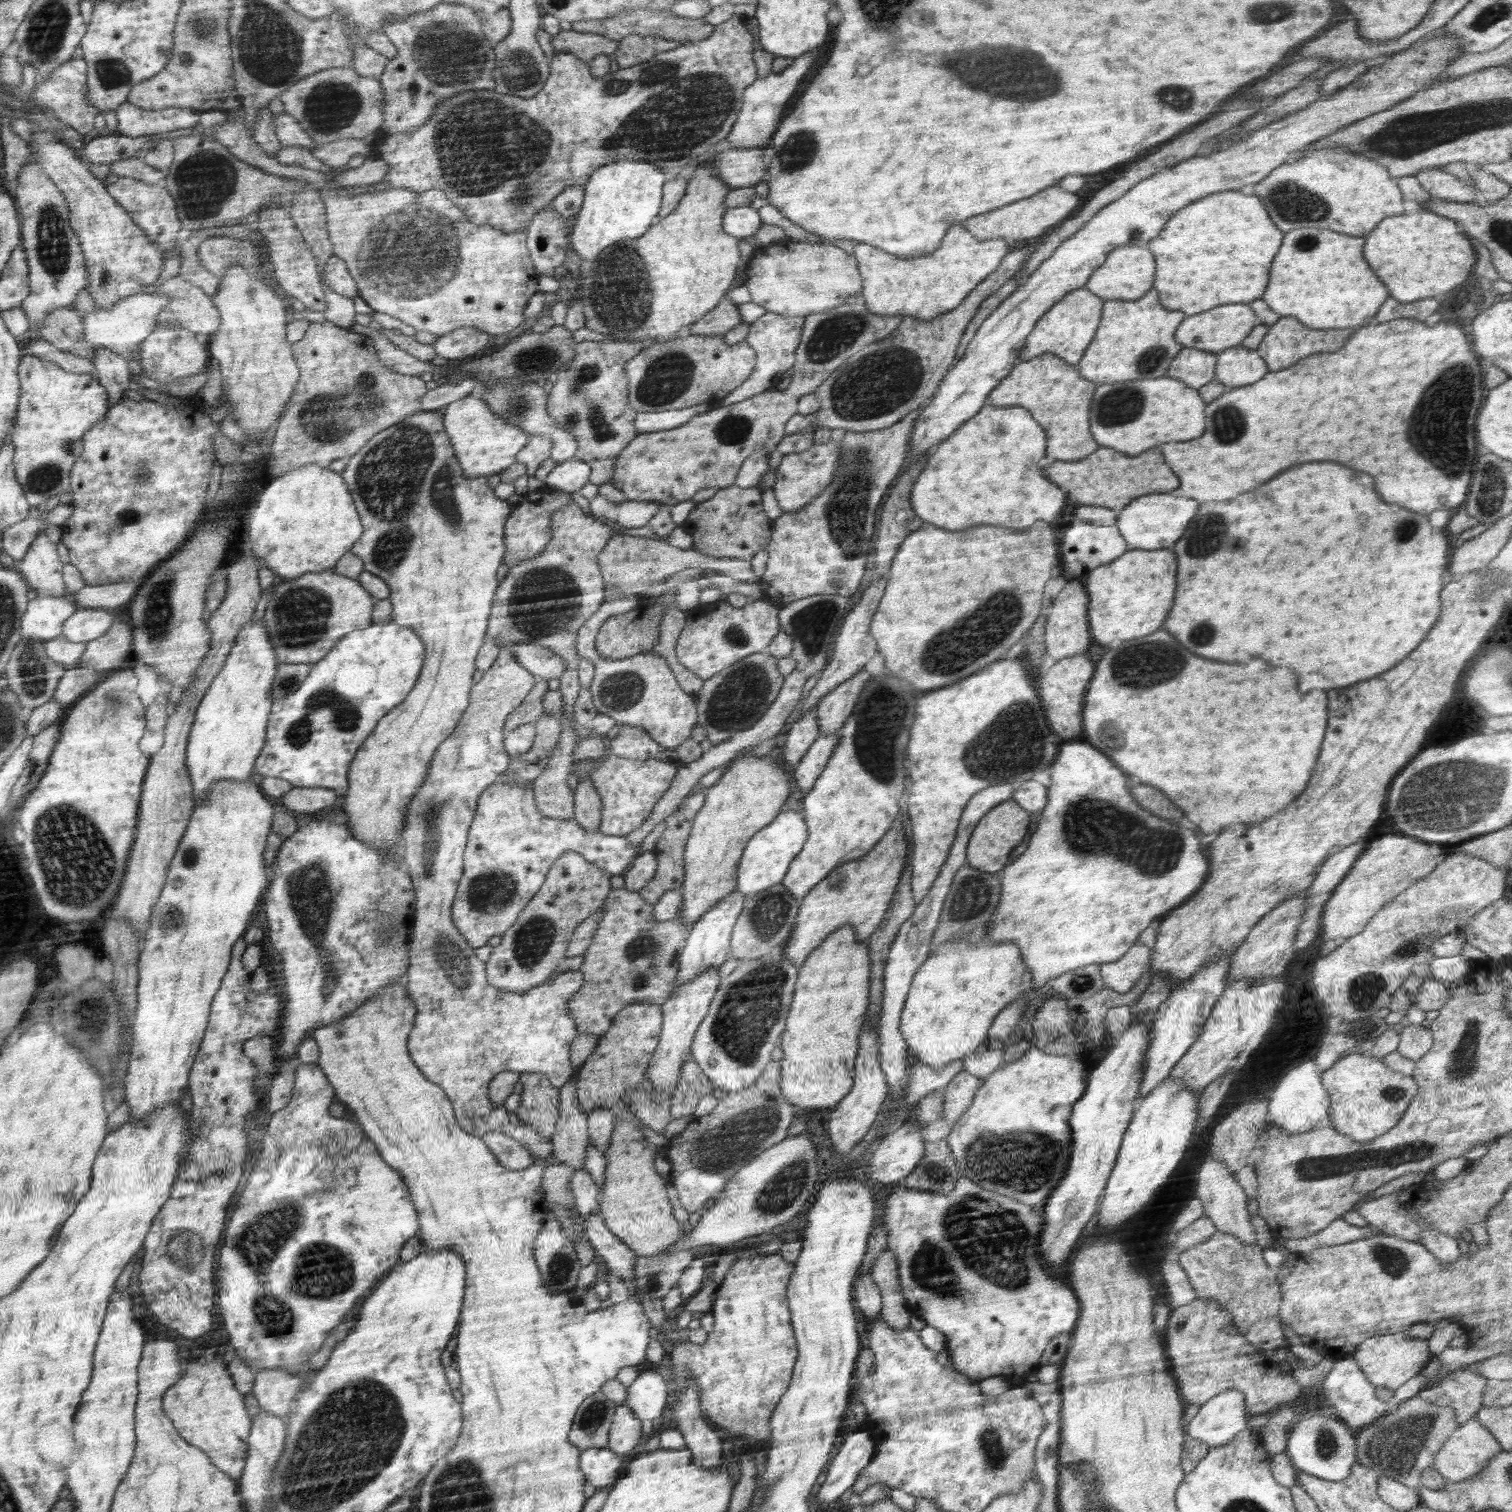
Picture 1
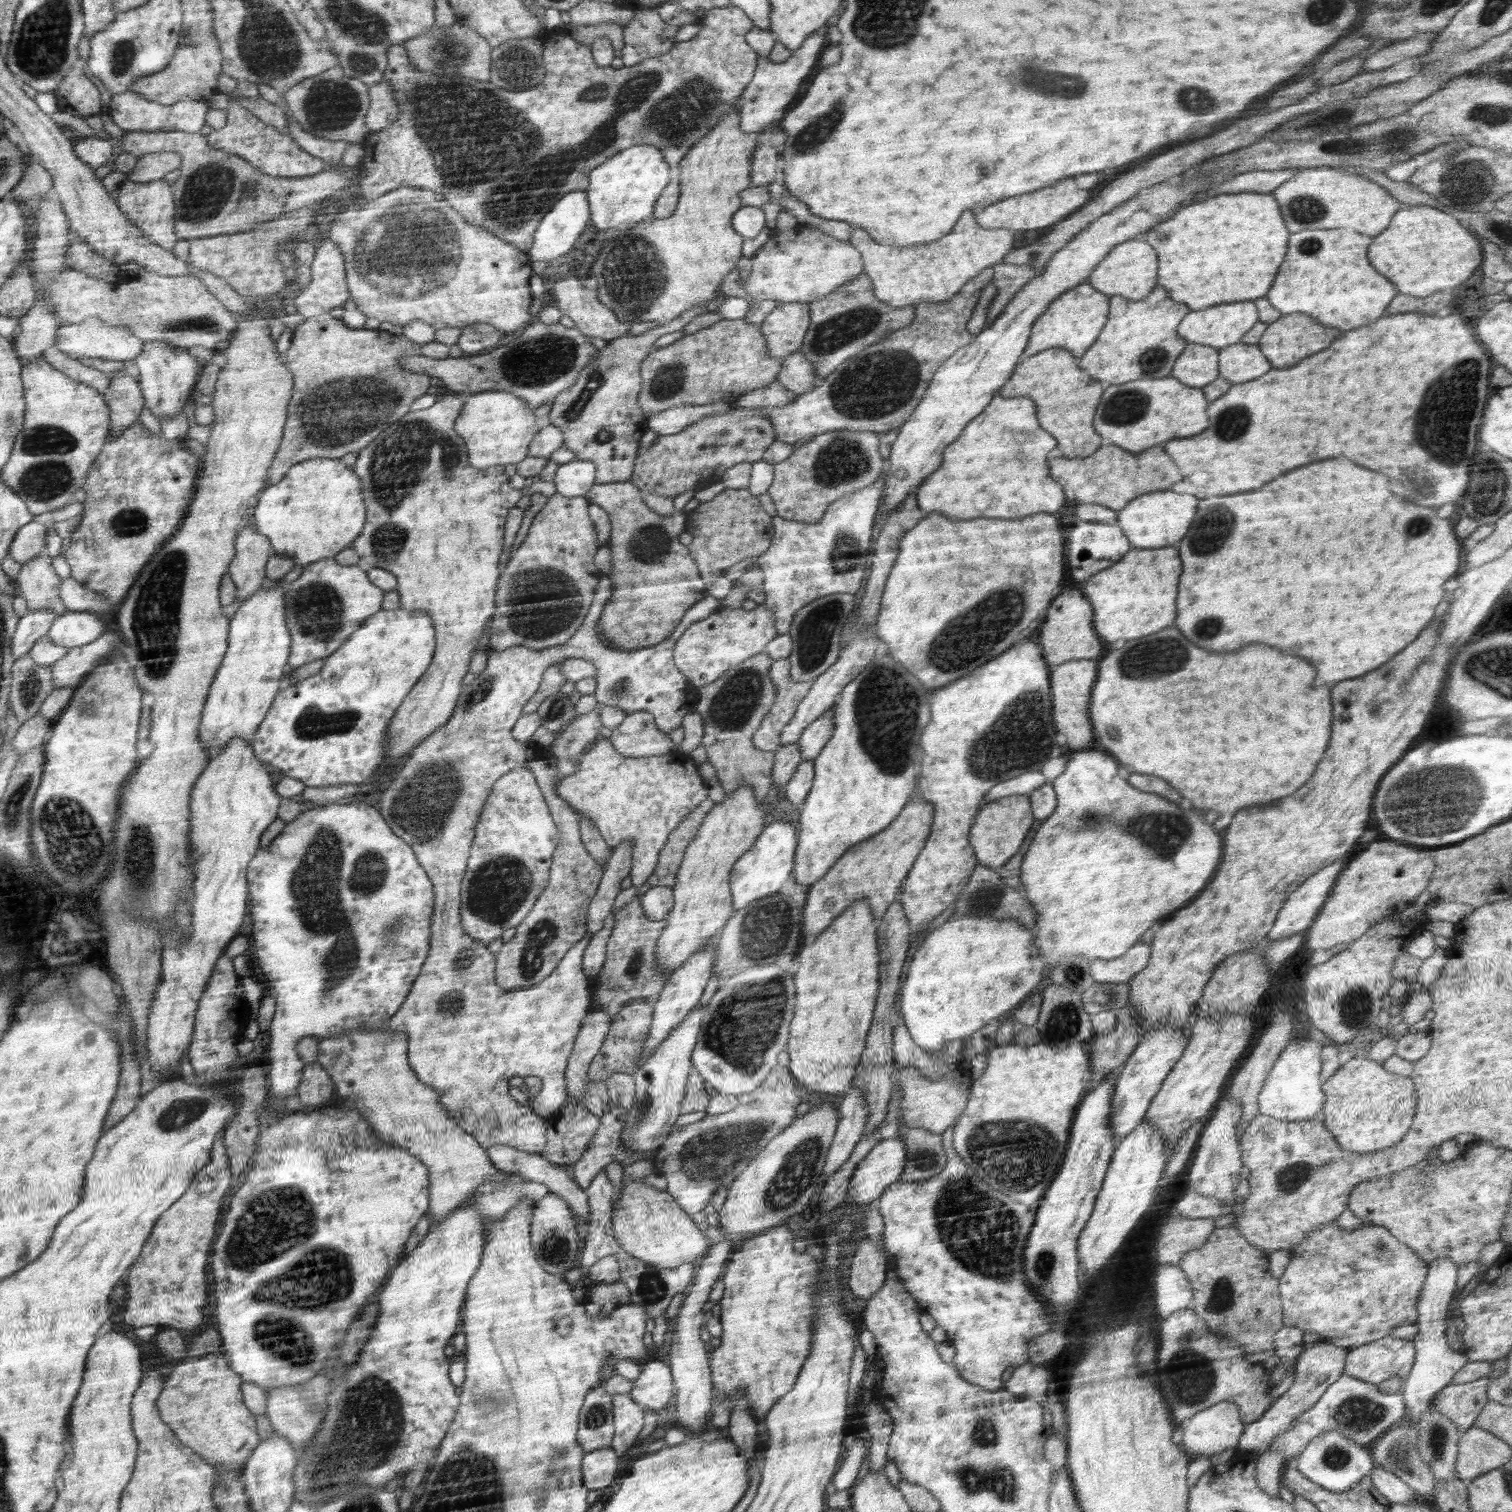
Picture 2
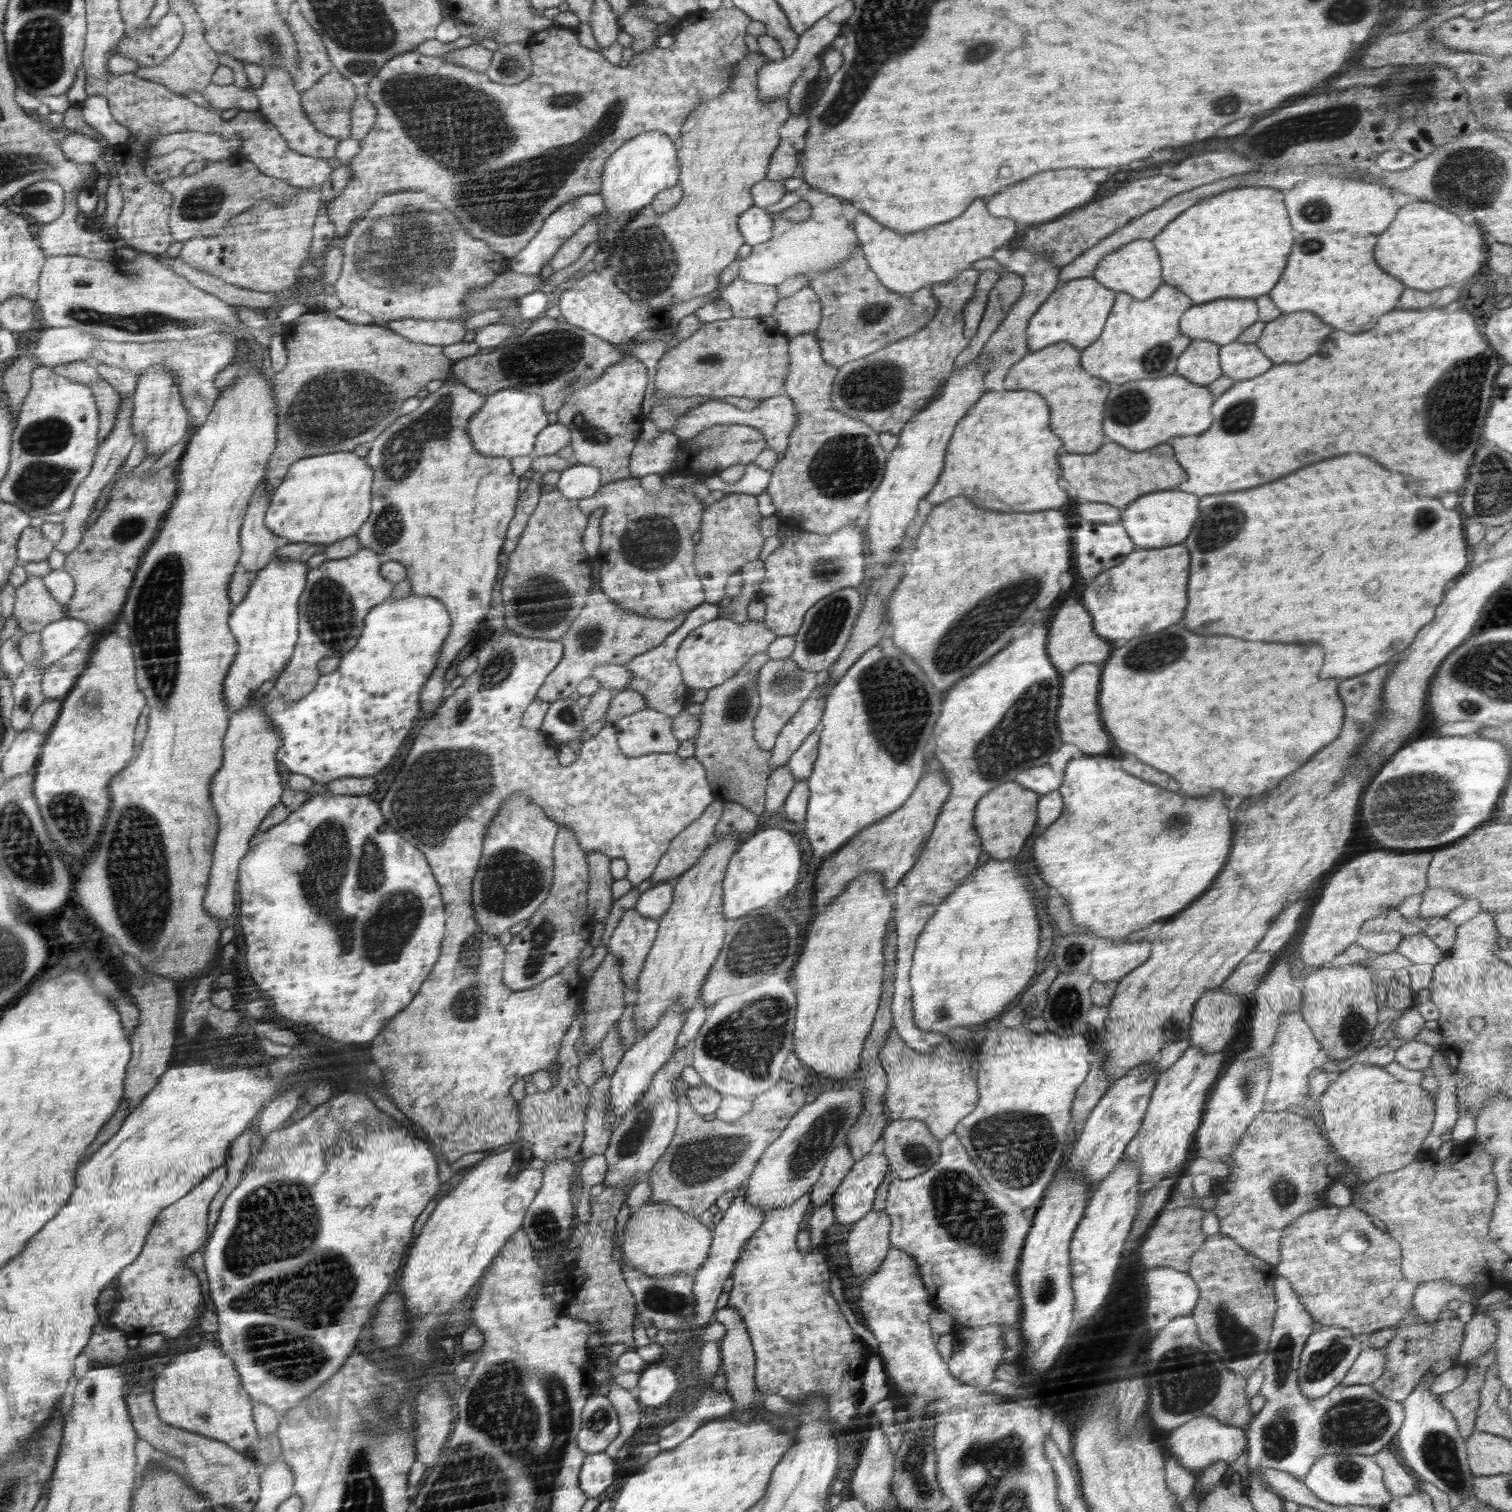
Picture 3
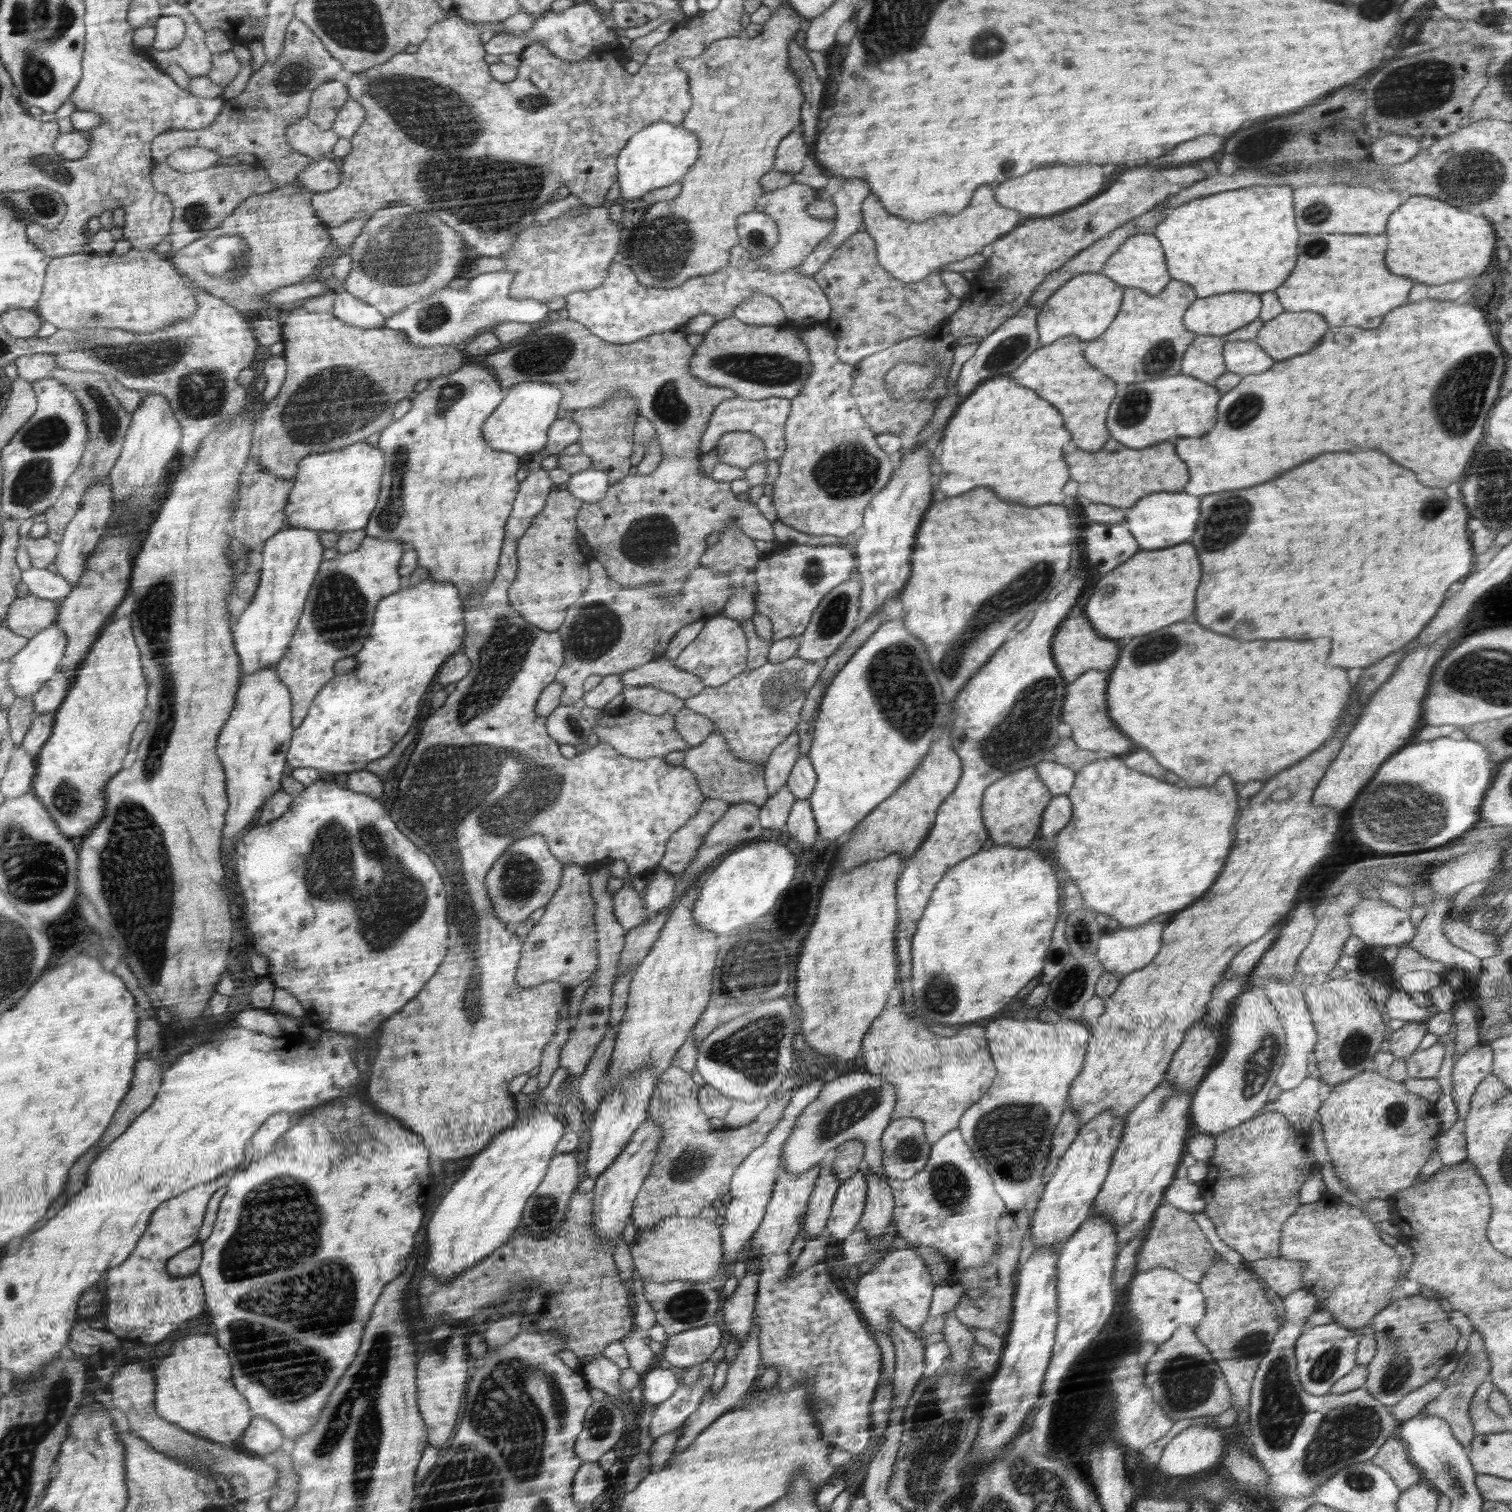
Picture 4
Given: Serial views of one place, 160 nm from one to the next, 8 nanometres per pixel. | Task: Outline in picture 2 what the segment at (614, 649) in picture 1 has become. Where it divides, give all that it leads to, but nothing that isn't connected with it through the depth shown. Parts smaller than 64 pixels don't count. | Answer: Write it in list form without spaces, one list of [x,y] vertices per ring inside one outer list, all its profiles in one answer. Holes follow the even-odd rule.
[[[631,480],[594,484],[584,496],[587,506],[601,506],[611,522],[606,545],[611,546],[611,572],[607,576],[613,593],[599,618],[601,638],[622,651],[662,643],[679,626],[686,612],[706,594],[694,557],[678,544],[680,532],[686,531],[689,524],[688,513],[675,509],[672,515],[658,515],[656,508],[648,504],[643,489]]]

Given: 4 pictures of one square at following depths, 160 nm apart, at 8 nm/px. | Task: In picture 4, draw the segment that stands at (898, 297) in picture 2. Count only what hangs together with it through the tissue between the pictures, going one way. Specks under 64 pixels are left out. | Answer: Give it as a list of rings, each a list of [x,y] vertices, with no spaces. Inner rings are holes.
[[[986,184],[975,191],[974,198],[963,211],[958,214],[943,212],[924,222],[894,216],[887,211],[879,197],[872,193],[863,200],[861,213],[865,231],[877,242],[880,266],[904,283],[927,279],[935,271],[944,270],[949,263],[979,254],[984,247],[992,245],[1021,223],[1019,212],[1000,206],[995,199],[995,189]]]

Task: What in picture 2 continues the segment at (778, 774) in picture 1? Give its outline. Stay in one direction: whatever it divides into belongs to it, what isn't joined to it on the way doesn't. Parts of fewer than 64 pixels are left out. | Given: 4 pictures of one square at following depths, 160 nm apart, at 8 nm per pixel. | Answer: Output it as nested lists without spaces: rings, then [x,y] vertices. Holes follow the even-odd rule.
[[[740,788],[708,811],[696,836],[687,846],[675,880],[675,904],[666,916],[667,924],[659,936],[657,967],[669,976],[682,967],[696,951],[716,940],[735,912],[730,893],[733,865],[750,850],[764,828],[764,810],[752,788]]]

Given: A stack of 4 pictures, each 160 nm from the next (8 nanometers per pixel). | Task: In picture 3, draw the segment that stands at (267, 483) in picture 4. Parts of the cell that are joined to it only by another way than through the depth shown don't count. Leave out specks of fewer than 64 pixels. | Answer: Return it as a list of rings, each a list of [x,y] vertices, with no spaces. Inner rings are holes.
[[[266,488],[252,499],[244,519],[243,531],[240,531],[242,558],[240,566],[249,572],[262,571],[274,559],[278,550],[277,534],[268,529],[265,516],[271,504],[275,488]]]

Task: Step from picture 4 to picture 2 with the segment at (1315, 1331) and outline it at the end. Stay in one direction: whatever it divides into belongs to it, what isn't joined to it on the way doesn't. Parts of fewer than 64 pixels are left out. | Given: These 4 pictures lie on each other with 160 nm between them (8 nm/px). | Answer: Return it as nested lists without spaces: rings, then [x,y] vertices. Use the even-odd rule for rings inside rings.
[[[1320,1338],[1316,1341],[1312,1348],[1303,1349],[1302,1354],[1298,1356],[1296,1367],[1294,1368],[1294,1380],[1292,1386],[1277,1399],[1274,1399],[1270,1408],[1254,1422],[1245,1425],[1244,1432],[1238,1441],[1236,1451],[1239,1453],[1261,1454],[1269,1444],[1286,1428],[1290,1428],[1295,1424],[1295,1420],[1304,1414],[1318,1399],[1323,1392],[1344,1373],[1345,1360],[1349,1350],[1334,1344],[1332,1339]]]

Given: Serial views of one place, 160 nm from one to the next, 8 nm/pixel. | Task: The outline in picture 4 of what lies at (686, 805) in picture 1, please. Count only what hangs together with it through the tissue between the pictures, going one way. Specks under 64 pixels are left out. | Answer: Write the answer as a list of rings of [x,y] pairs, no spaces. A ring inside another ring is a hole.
[[[705,799],[696,816],[671,836],[666,855],[658,868],[666,872],[682,873],[695,859],[708,831],[722,818],[730,804],[724,800]]]

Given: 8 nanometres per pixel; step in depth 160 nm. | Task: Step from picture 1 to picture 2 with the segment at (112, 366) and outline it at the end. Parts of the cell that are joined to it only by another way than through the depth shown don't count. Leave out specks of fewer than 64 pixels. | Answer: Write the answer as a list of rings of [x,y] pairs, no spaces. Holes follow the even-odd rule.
[[[124,371],[111,374],[112,382],[107,391],[102,393],[110,406],[110,433],[115,439],[120,433],[139,420],[140,412],[145,406],[145,400],[134,377]]]

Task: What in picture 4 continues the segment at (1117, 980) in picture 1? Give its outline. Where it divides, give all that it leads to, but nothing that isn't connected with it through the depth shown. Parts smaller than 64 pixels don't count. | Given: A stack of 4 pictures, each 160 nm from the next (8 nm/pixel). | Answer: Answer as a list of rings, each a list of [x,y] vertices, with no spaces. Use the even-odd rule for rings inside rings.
[[[1170,914],[1160,916],[1160,920],[1162,920],[1162,924],[1156,918],[1156,920],[1148,920],[1148,924],[1144,924],[1144,926],[1132,927],[1132,930],[1119,925],[1117,931],[1104,932],[1098,941],[1097,951],[1095,952],[1102,965],[1103,972],[1115,972],[1124,976],[1130,972],[1143,969],[1158,954],[1163,941],[1162,928],[1164,928],[1164,924],[1168,924]]]

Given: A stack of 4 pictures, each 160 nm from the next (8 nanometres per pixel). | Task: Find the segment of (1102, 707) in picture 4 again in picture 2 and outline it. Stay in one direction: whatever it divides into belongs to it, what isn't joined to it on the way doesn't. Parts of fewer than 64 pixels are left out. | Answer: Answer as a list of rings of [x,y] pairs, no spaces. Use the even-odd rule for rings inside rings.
[[[1092,660],[1068,661],[1058,666],[1050,666],[1050,688],[1052,690],[1052,720],[1057,733],[1068,739],[1068,746],[1074,750],[1084,750],[1094,742],[1094,727],[1089,715],[1092,687],[1094,686],[1098,667]]]

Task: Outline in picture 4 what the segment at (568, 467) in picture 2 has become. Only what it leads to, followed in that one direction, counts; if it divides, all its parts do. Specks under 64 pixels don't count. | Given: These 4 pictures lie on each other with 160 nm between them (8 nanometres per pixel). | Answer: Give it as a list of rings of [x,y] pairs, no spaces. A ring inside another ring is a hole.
[[[594,467],[571,474],[567,482],[566,490],[572,496],[579,497],[580,500],[589,503],[598,502],[611,485],[607,473]]]

